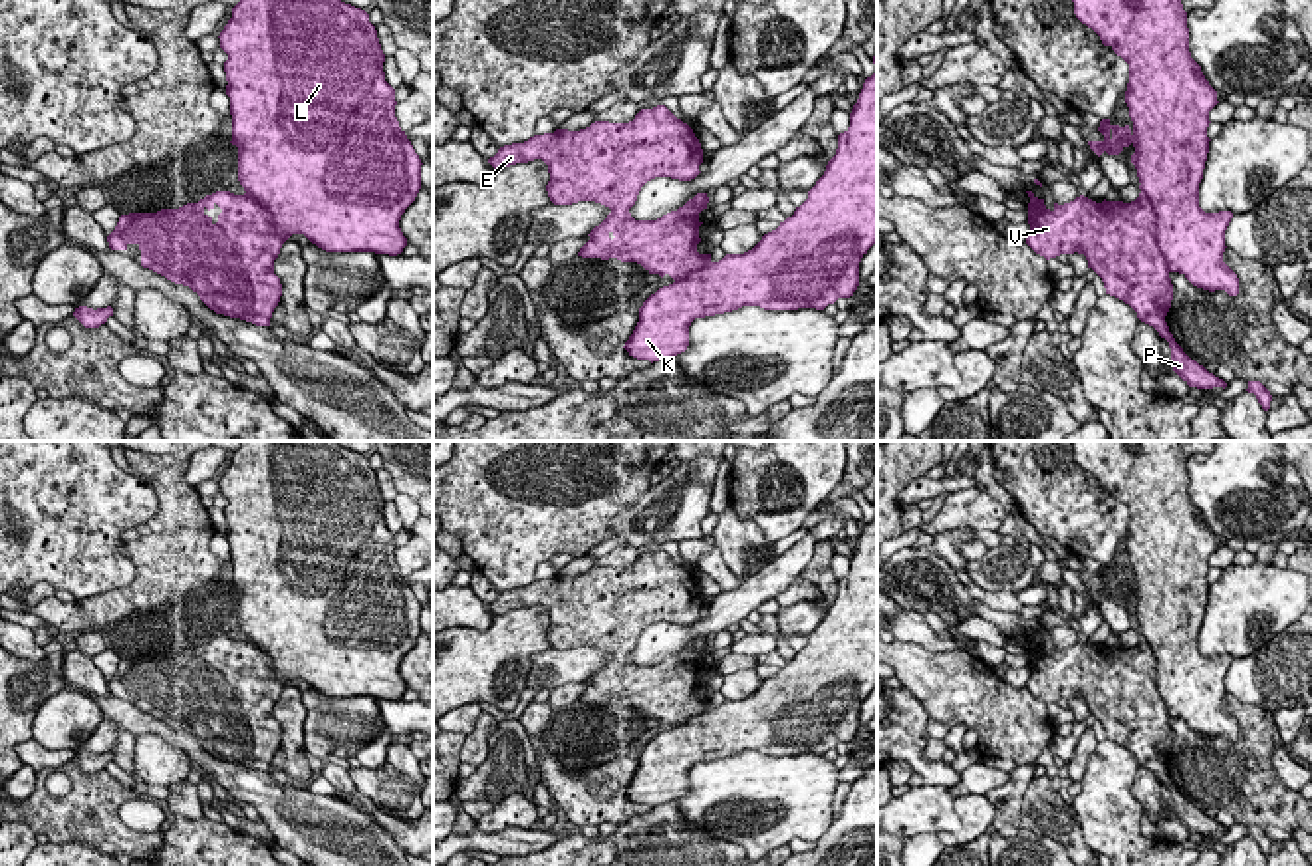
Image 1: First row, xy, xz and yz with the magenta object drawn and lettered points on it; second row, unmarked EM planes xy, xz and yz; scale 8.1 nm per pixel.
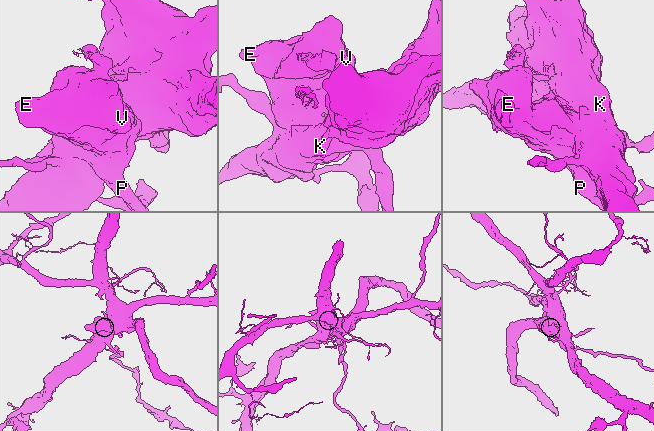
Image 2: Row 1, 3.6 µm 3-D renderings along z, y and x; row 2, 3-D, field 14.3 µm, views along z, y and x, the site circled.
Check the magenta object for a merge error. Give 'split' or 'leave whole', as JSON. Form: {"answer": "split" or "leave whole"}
{"answer": "split"}

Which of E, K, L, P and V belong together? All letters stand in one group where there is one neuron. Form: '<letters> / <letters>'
E P V / K L

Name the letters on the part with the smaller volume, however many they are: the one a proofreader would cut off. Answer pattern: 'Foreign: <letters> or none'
Foreign: E, P, V

